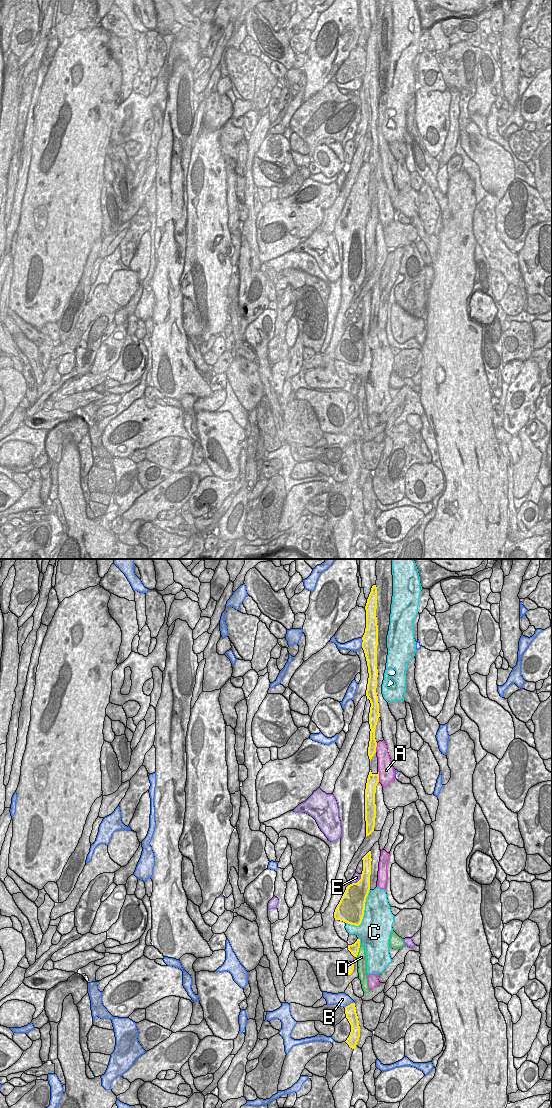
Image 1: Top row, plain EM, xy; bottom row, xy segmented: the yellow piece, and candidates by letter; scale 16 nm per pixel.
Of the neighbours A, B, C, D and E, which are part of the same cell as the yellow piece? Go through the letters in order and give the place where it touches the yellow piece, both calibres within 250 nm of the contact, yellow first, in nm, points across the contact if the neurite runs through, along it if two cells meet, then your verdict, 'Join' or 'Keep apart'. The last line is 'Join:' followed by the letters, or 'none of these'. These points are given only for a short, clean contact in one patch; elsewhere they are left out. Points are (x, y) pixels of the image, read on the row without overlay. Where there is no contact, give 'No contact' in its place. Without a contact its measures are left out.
A: Touches yellow at xy (378, 216). Thickness 190 nm (yellow) against 260 nm. Keep apart
B: Touches yellow at xy (350, 444). Thickness 190 nm (yellow) against 200 nm. Keep apart
C: Touches yellow at xy (363, 353). Thickness 420 nm (yellow) against 460 nm. Keep apart
D: Touches yellow at xy (358, 391). Thickness 160 nm (yellow) against 160 nm. Keep apart
E: Touches yellow at xy (359, 320). Thickness 360 nm (yellow) against 120 nm. Keep apart
Join: none of these

